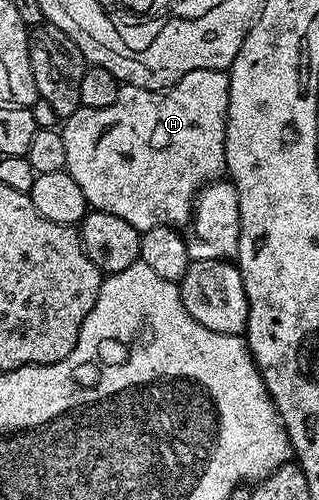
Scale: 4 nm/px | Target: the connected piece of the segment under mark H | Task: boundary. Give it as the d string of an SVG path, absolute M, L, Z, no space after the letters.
M223 70L187 72L164 92L142 86L122 85L115 104L107 108L82 106L60 127L67 148L65 170L83 188L86 203L94 210L111 212L136 230L156 226L185 228L193 216L197 193L226 173L225 129L229 103L229 75Z

